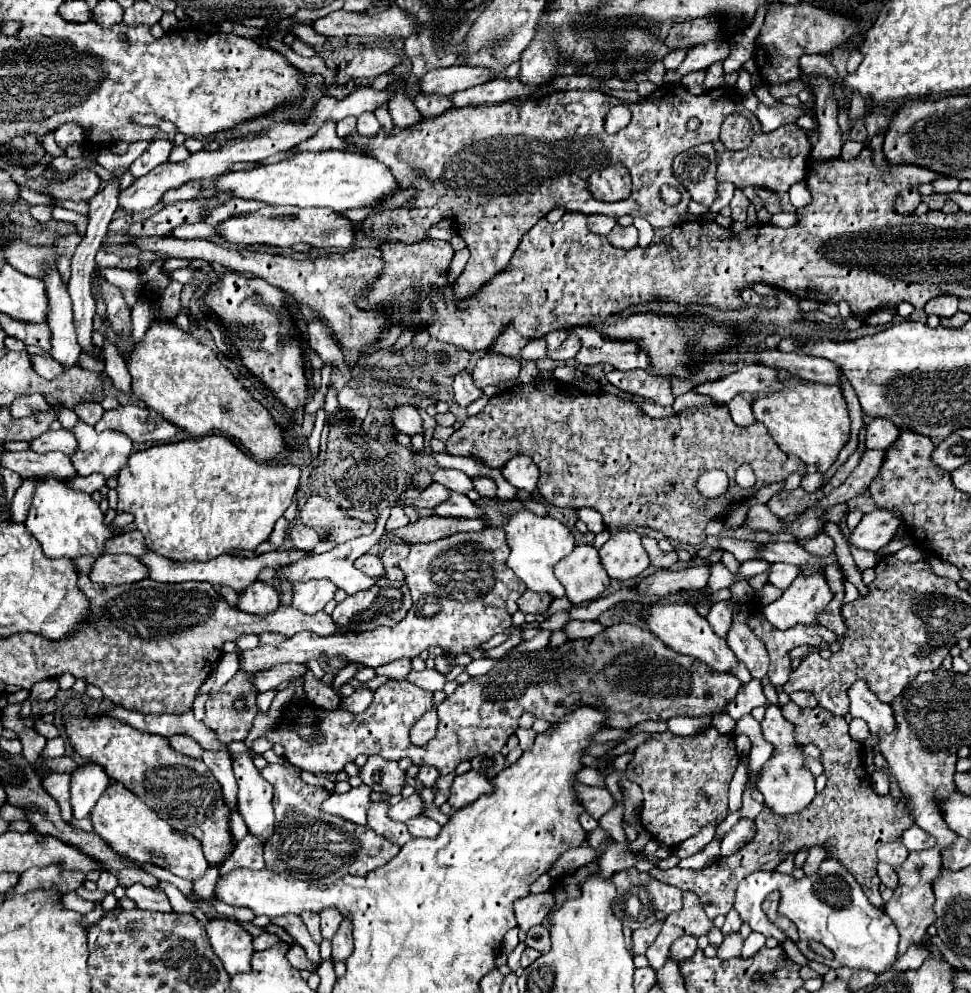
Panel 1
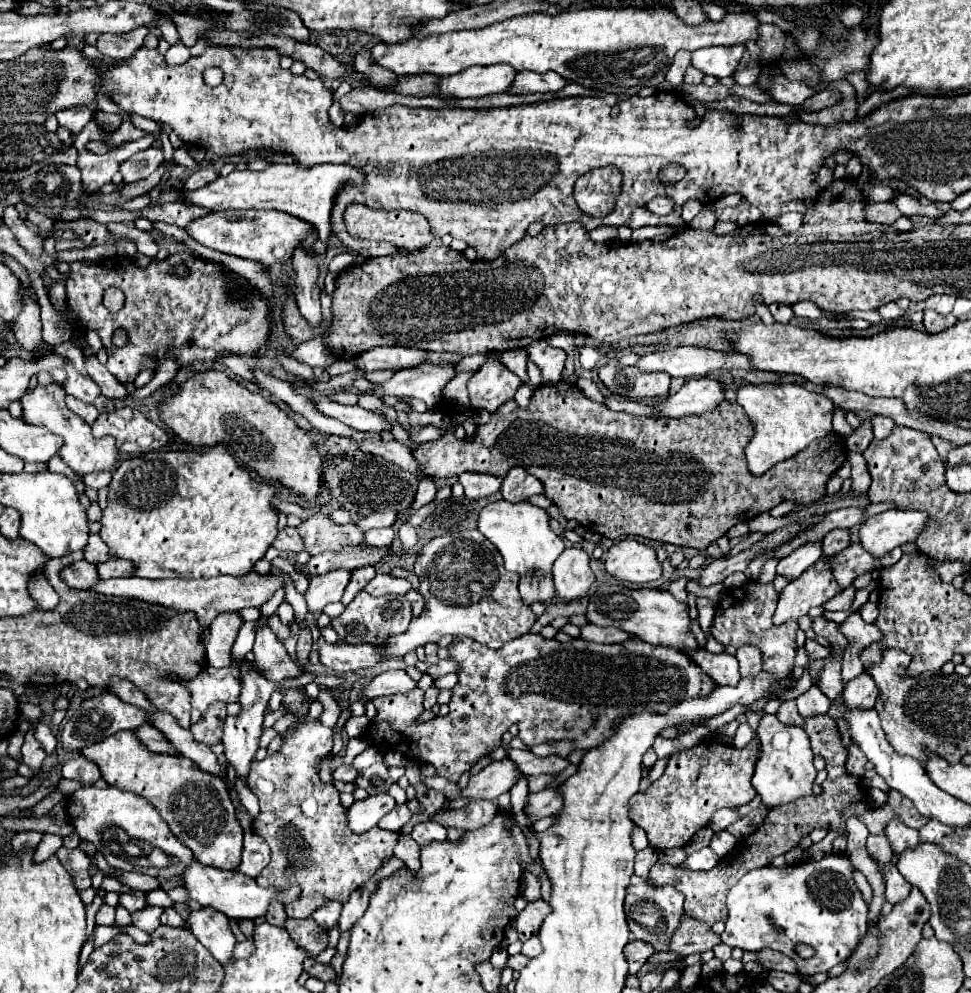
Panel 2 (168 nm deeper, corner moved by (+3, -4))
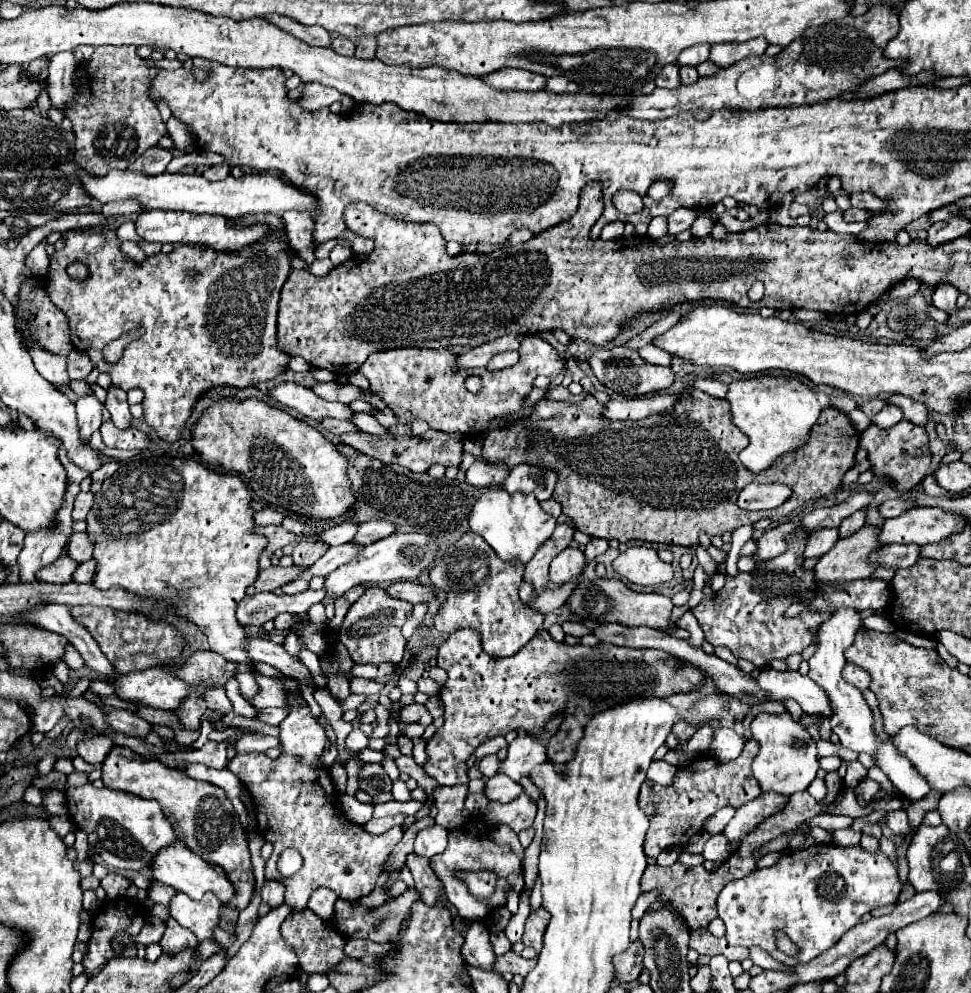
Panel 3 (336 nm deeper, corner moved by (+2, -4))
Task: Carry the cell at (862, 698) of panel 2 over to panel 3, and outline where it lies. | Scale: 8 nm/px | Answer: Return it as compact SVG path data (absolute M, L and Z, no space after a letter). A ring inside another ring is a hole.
M851 662L845 664L845 668L843 668L843 678L845 678L849 684L857 686L859 690L869 688L869 682L871 682L871 676L869 676L863 668L859 668L857 664L851 664Z

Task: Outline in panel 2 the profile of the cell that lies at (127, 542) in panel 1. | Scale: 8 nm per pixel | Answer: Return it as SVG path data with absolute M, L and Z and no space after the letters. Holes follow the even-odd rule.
M90 534L88 546L84 548L84 558L86 558L88 562L98 564L98 562L108 562L108 560L112 560L114 556L106 550L106 544L102 542L100 534Z

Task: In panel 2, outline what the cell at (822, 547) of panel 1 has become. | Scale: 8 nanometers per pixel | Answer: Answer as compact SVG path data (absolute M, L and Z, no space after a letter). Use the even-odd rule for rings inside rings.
M830 530L824 540L822 540L822 552L824 556L834 556L840 550L850 546L850 536L848 530Z

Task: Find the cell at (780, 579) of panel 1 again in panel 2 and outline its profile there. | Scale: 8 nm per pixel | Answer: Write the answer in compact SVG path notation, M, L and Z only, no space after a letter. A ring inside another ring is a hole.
M820 542L818 544L804 544L798 550L794 550L790 556L786 556L778 562L776 574L786 576L788 580L796 580L806 568L810 568L820 558L822 558Z

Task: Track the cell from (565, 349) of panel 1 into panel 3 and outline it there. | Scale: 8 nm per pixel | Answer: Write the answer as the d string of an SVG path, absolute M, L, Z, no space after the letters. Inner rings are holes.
M527 336L519 348L519 362L503 370L487 368L461 368L453 370L455 360L447 358L447 350L423 350L423 348L395 348L387 352L371 354L359 368L371 384L371 390L391 408L399 424L411 424L415 418L425 420L433 430L447 434L459 432L469 438L483 434L491 420L521 410L523 400L533 390L535 376L549 376L551 380L561 374L563 362L557 352L547 346L539 336ZM479 376L483 380L483 392L471 394L465 390L465 378Z

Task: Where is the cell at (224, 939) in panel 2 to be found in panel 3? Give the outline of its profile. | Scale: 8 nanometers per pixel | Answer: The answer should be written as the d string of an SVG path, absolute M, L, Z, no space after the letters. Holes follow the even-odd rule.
M207 892L201 900L191 900L187 894L175 894L169 912L183 928L189 928L199 942L213 938L213 928L217 926L221 902L215 894Z

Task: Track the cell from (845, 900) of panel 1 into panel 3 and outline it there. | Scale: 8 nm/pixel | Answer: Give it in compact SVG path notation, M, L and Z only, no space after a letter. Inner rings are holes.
M815 844L803 852L783 854L771 868L755 870L747 878L729 882L717 900L719 918L727 926L727 942L731 946L761 946L767 950L777 962L785 966L795 966L803 962L811 962L821 952L829 950L851 926L861 922L861 916L879 908L894 904L901 894L897 868L893 862L881 852L867 852L859 844L857 846L835 846L835 844ZM775 930L783 930L791 942L799 948L795 956L785 956L775 948Z

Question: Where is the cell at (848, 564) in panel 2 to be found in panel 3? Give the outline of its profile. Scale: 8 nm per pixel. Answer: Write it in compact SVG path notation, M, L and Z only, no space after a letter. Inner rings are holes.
M887 544L883 550L871 554L871 560L883 568L909 568L921 556L921 548L917 544Z

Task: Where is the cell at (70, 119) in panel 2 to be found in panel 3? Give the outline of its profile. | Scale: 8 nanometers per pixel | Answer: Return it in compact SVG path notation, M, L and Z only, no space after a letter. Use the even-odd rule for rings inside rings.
M61 52L49 58L47 92L57 110L61 110L63 102L69 102L71 98L75 98L75 84L71 82L71 76L75 76L77 68L79 68L79 62L73 56L73 52Z

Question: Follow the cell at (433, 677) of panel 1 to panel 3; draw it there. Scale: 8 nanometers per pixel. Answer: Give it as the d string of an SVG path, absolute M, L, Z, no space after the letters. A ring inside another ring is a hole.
M247 638L247 654L253 662L265 662L275 666L277 670L281 670L285 676L291 676L295 680L305 680L309 684L313 684L313 678L309 674L309 670L305 668L303 662L299 662L297 658L289 656L283 646L269 642L269 640L261 640L261 638Z

